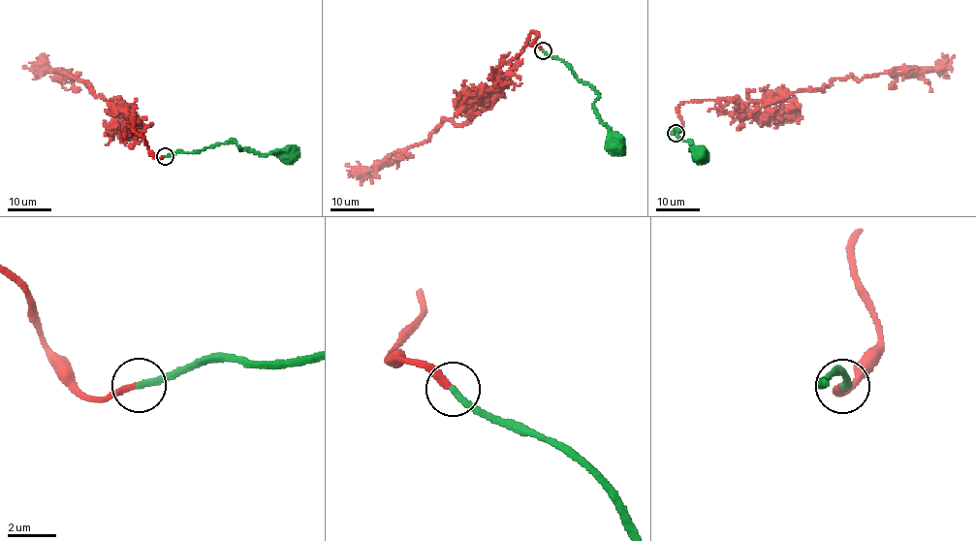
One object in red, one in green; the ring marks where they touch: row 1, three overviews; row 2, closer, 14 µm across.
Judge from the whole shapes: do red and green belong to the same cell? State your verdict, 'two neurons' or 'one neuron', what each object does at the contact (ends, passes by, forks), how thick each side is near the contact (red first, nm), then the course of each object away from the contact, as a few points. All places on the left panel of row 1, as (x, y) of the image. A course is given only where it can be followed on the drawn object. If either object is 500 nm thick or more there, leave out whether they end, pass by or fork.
one neuron | red ends | green ends | 280/260 nm | red via (164, 157), (155, 159), (134, 131), (132, 117), (141, 125), (135, 112), (117, 99), (23, 66) | green via (165, 157), (233, 142), (240, 150), (287, 155)

